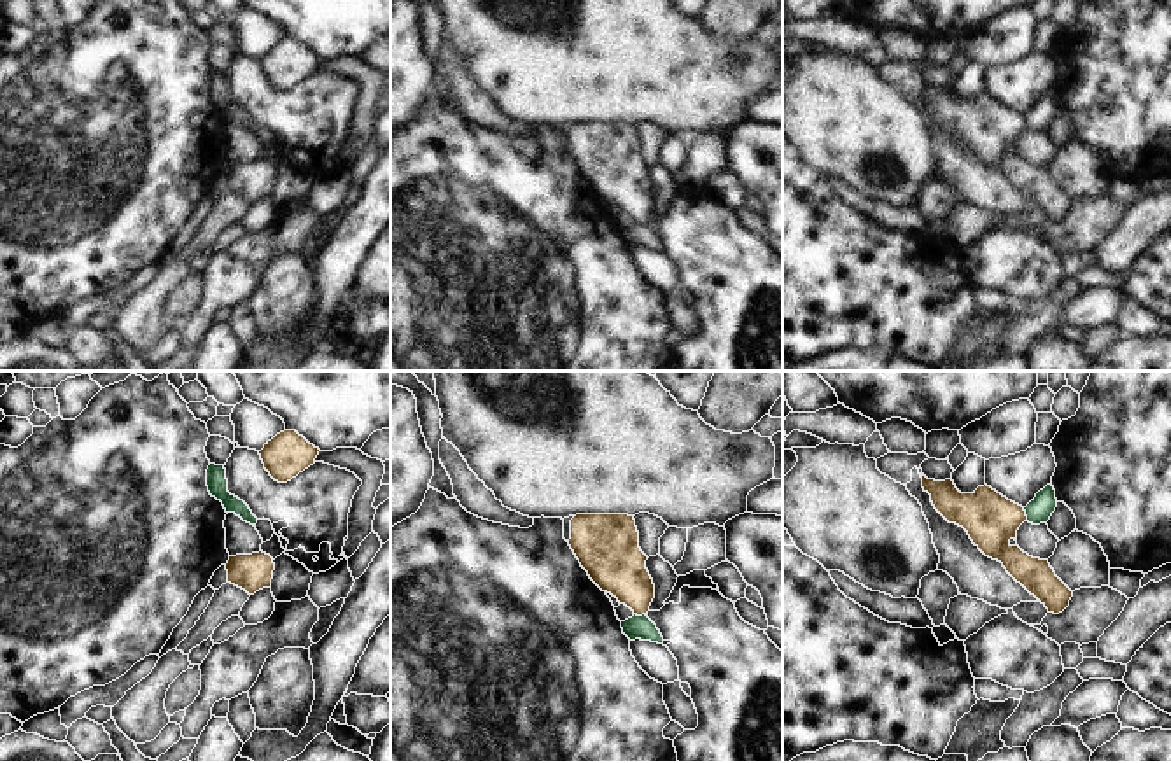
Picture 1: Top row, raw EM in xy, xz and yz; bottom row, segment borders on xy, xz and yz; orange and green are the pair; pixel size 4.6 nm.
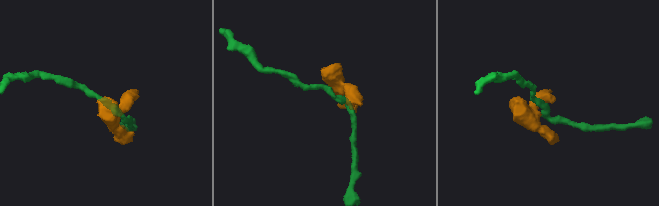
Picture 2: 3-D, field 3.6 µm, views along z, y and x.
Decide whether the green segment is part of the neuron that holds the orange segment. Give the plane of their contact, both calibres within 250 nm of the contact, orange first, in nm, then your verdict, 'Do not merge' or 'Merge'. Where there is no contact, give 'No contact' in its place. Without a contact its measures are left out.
Touches orange in yz. Thickness 240 nm (orange) against 120 nm. Do not merge.

